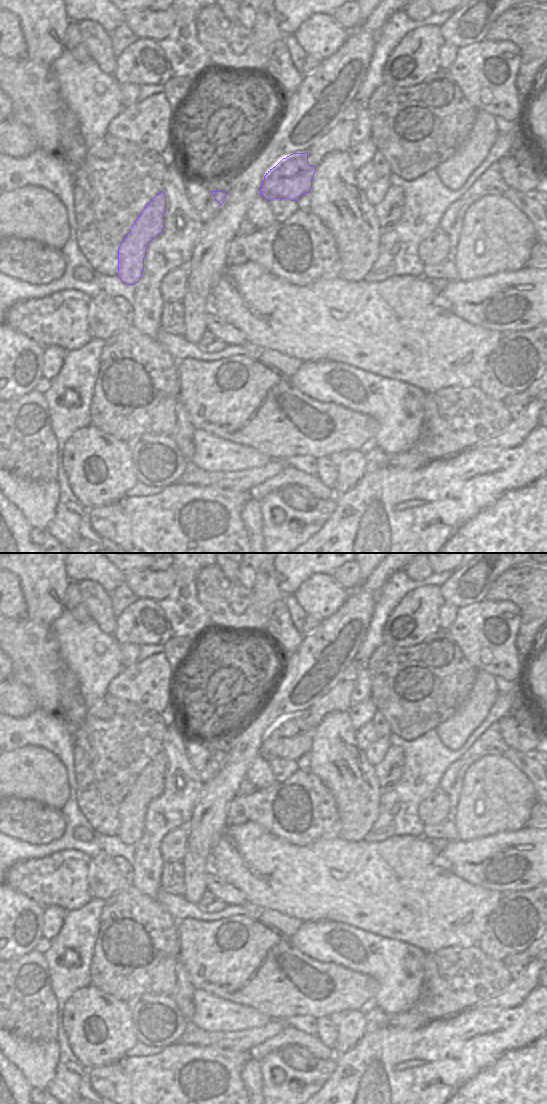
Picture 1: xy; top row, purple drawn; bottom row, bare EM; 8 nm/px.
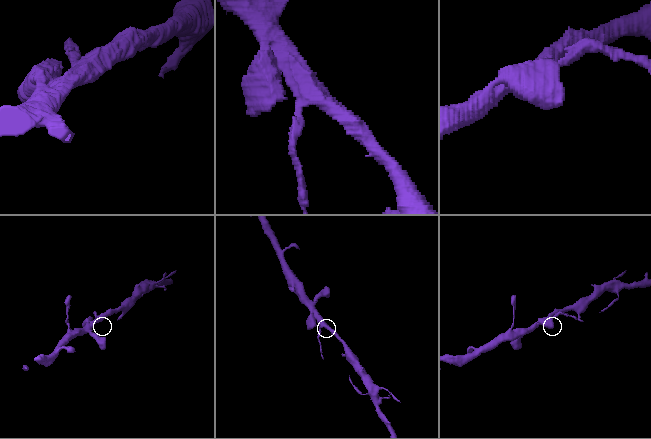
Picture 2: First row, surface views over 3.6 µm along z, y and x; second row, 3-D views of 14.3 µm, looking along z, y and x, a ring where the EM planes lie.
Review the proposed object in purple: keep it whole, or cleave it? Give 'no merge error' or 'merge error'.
merge error

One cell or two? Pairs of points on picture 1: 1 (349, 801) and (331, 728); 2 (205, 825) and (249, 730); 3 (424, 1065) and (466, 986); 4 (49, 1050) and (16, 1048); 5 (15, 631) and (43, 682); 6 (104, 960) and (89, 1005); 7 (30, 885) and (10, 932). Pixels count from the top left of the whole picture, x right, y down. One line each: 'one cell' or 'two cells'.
1: one cell
2: one cell
3: two cells
4: one cell
5: one cell
6: two cells
7: two cells

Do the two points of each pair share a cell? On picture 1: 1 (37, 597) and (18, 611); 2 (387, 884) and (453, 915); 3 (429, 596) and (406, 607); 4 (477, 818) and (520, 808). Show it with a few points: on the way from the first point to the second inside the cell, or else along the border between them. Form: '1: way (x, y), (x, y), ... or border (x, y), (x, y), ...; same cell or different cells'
1: border (20, 582), (20, 591), (25, 604), (24, 616); different cells
2: way (403, 894), (420, 904), (437, 909); same cell
3: way (423, 597), (419, 597), (412, 604); same cell
4: way (488, 810), (490, 808), (509, 808); same cell

